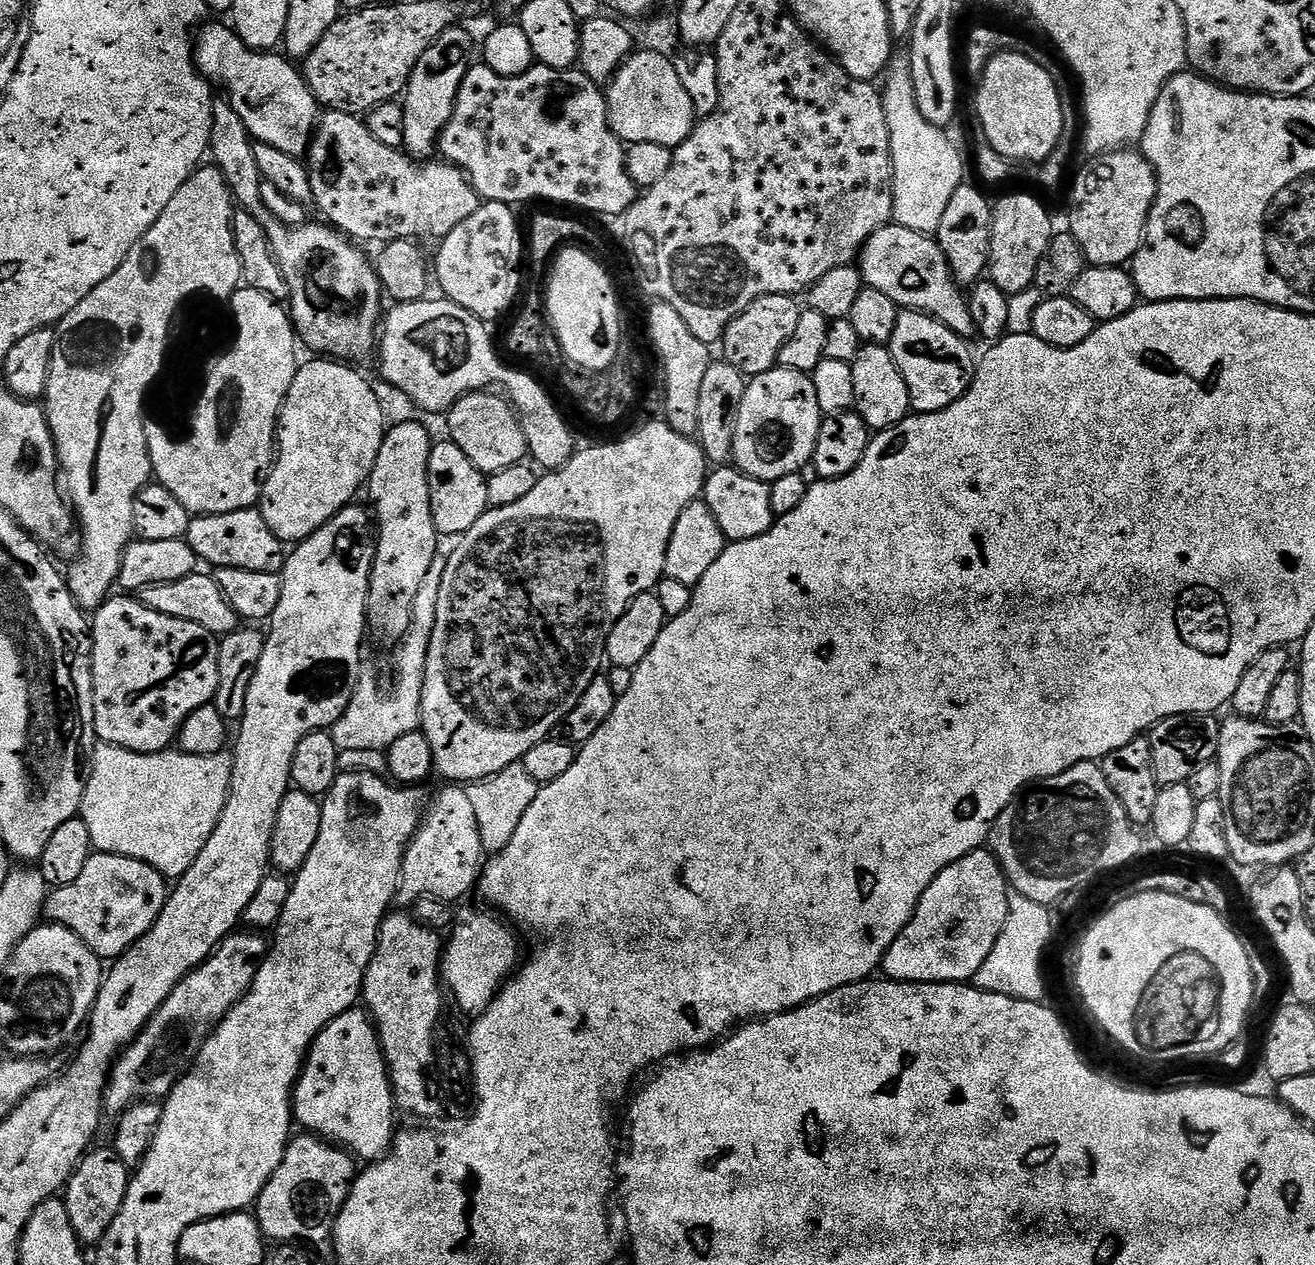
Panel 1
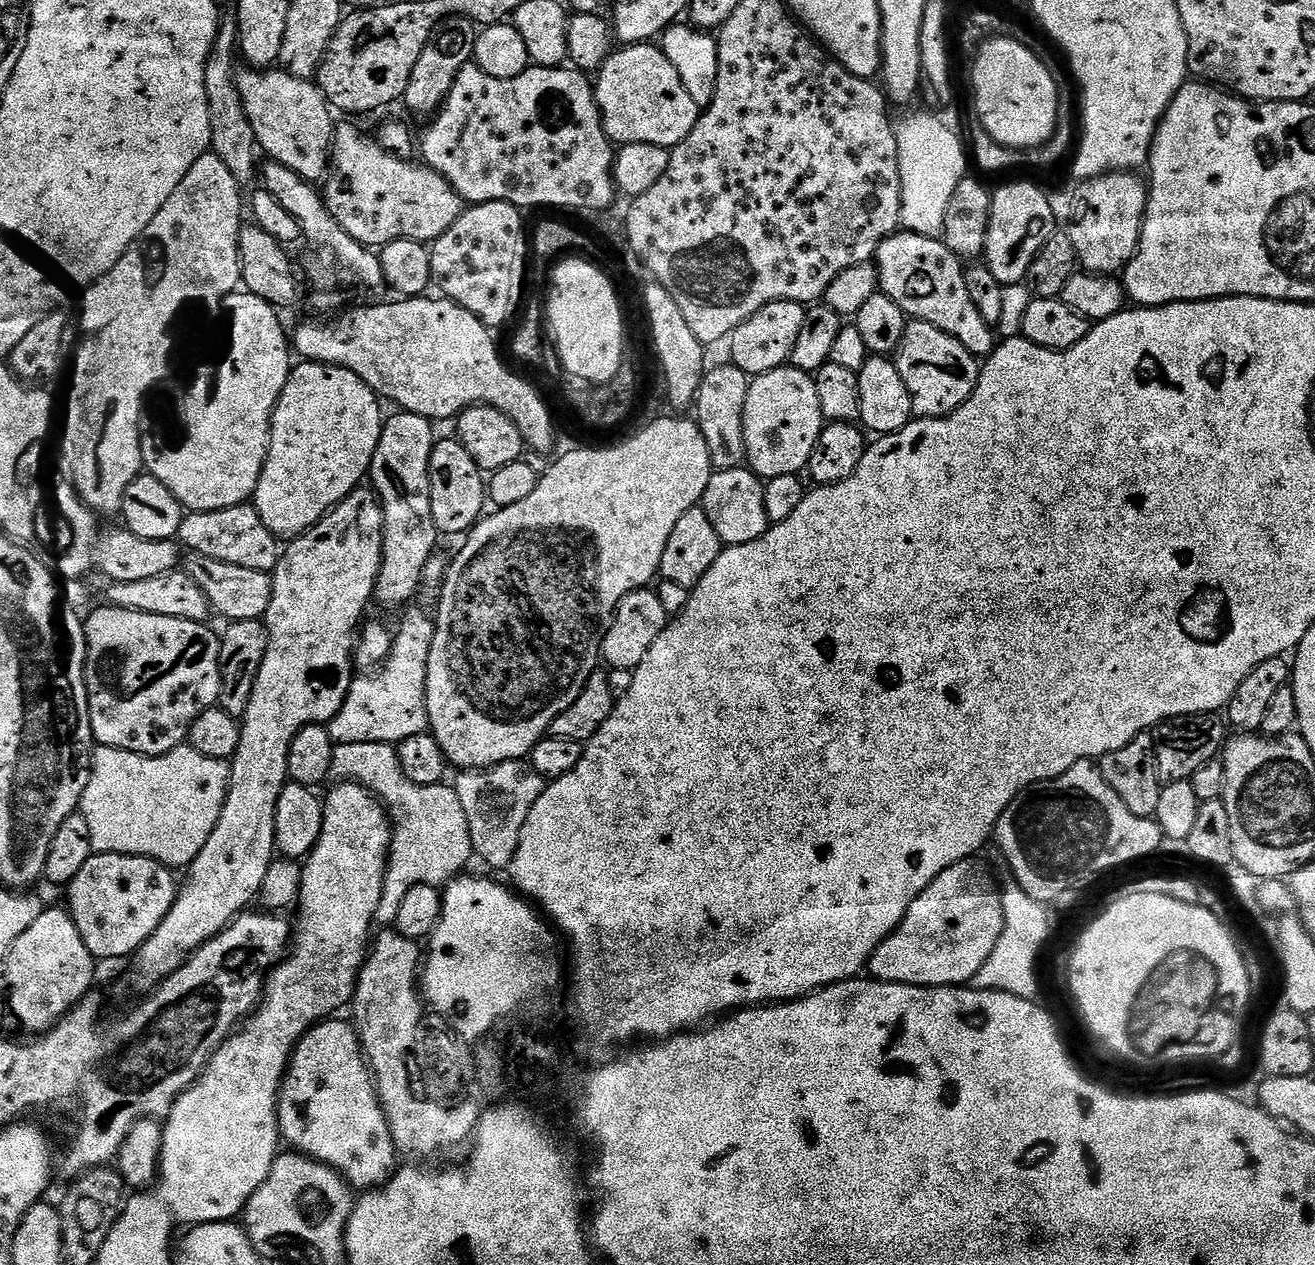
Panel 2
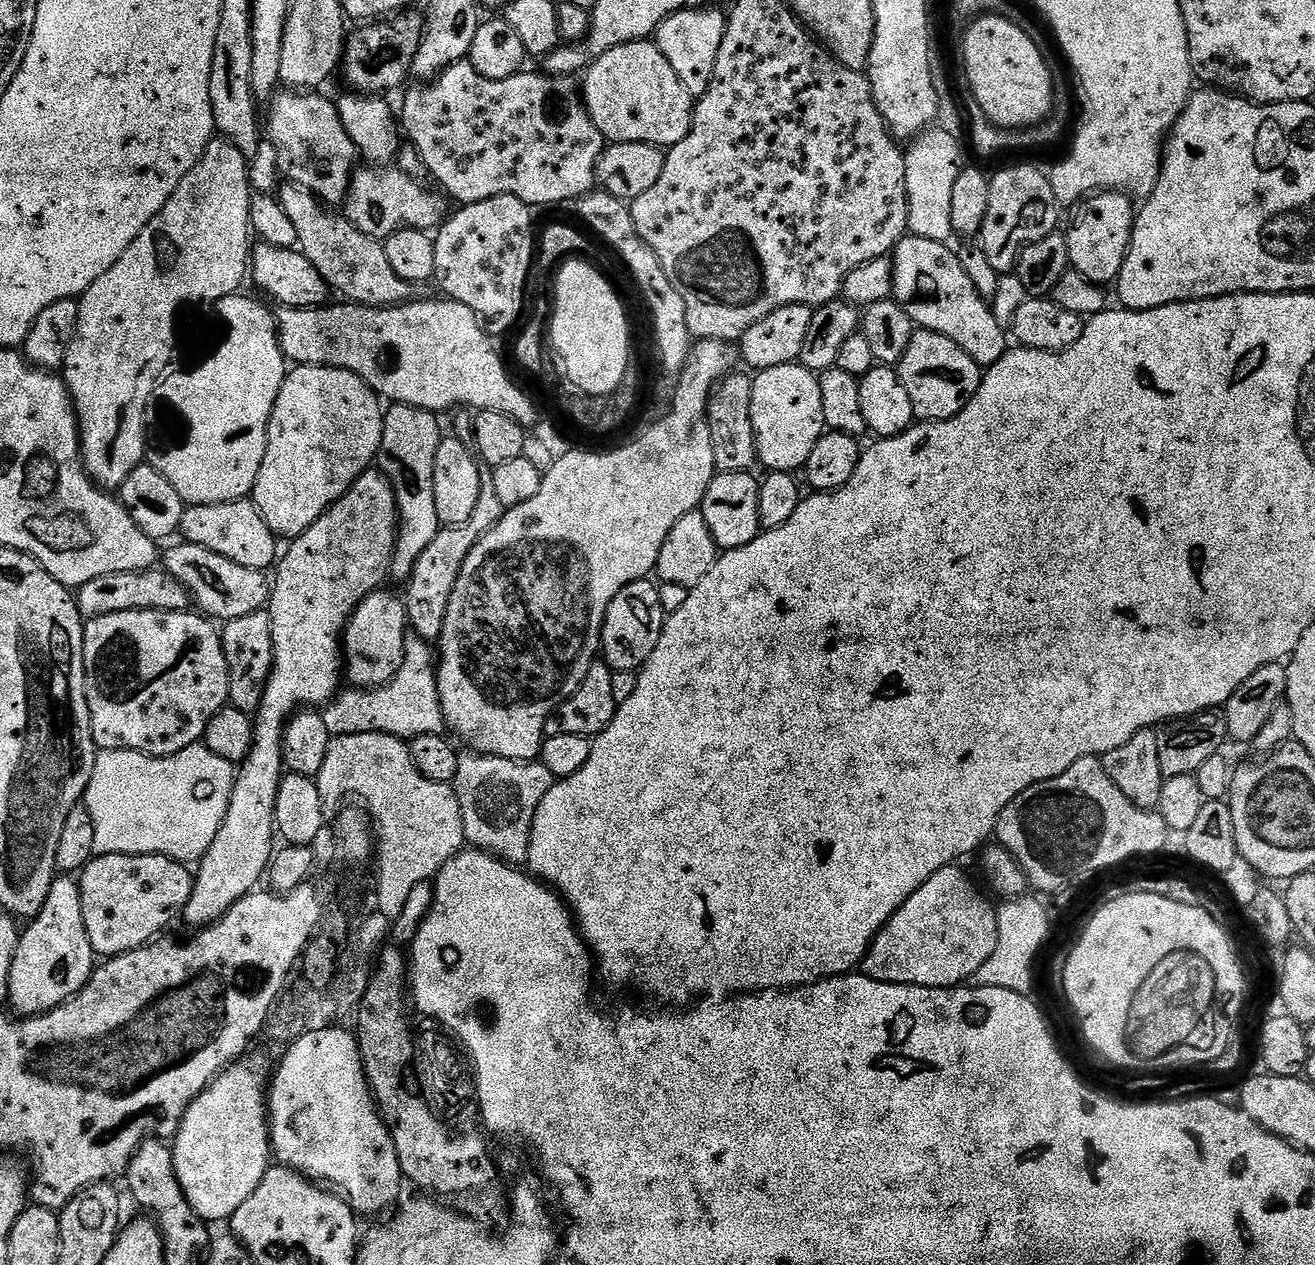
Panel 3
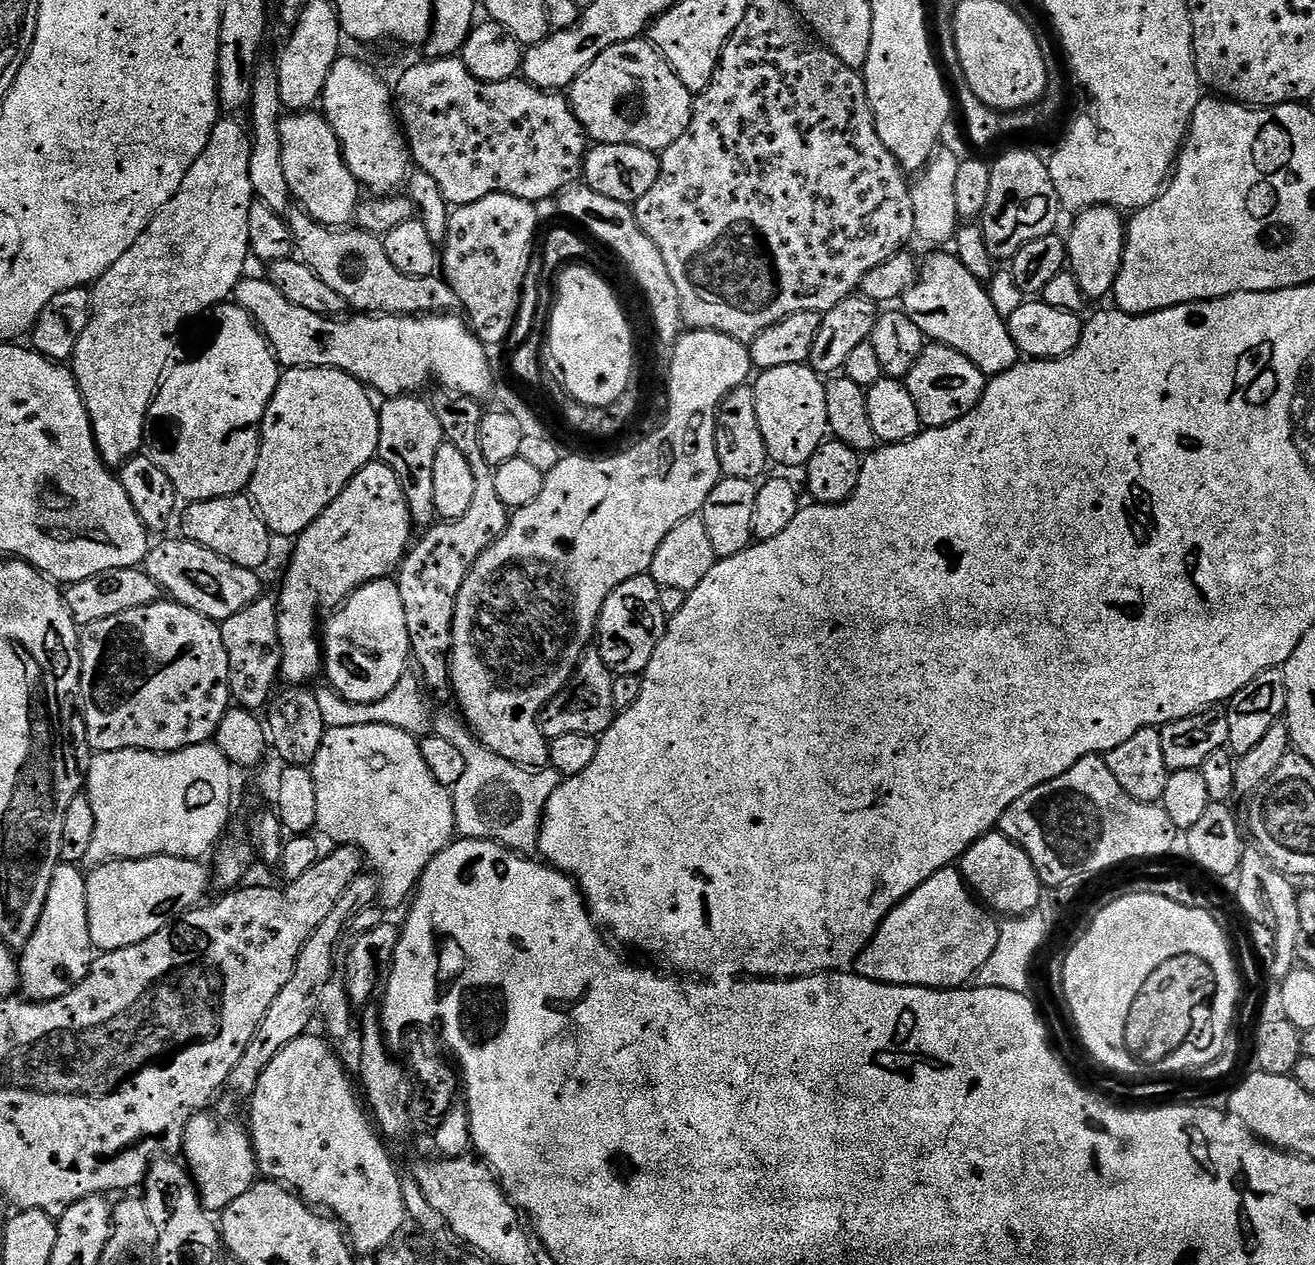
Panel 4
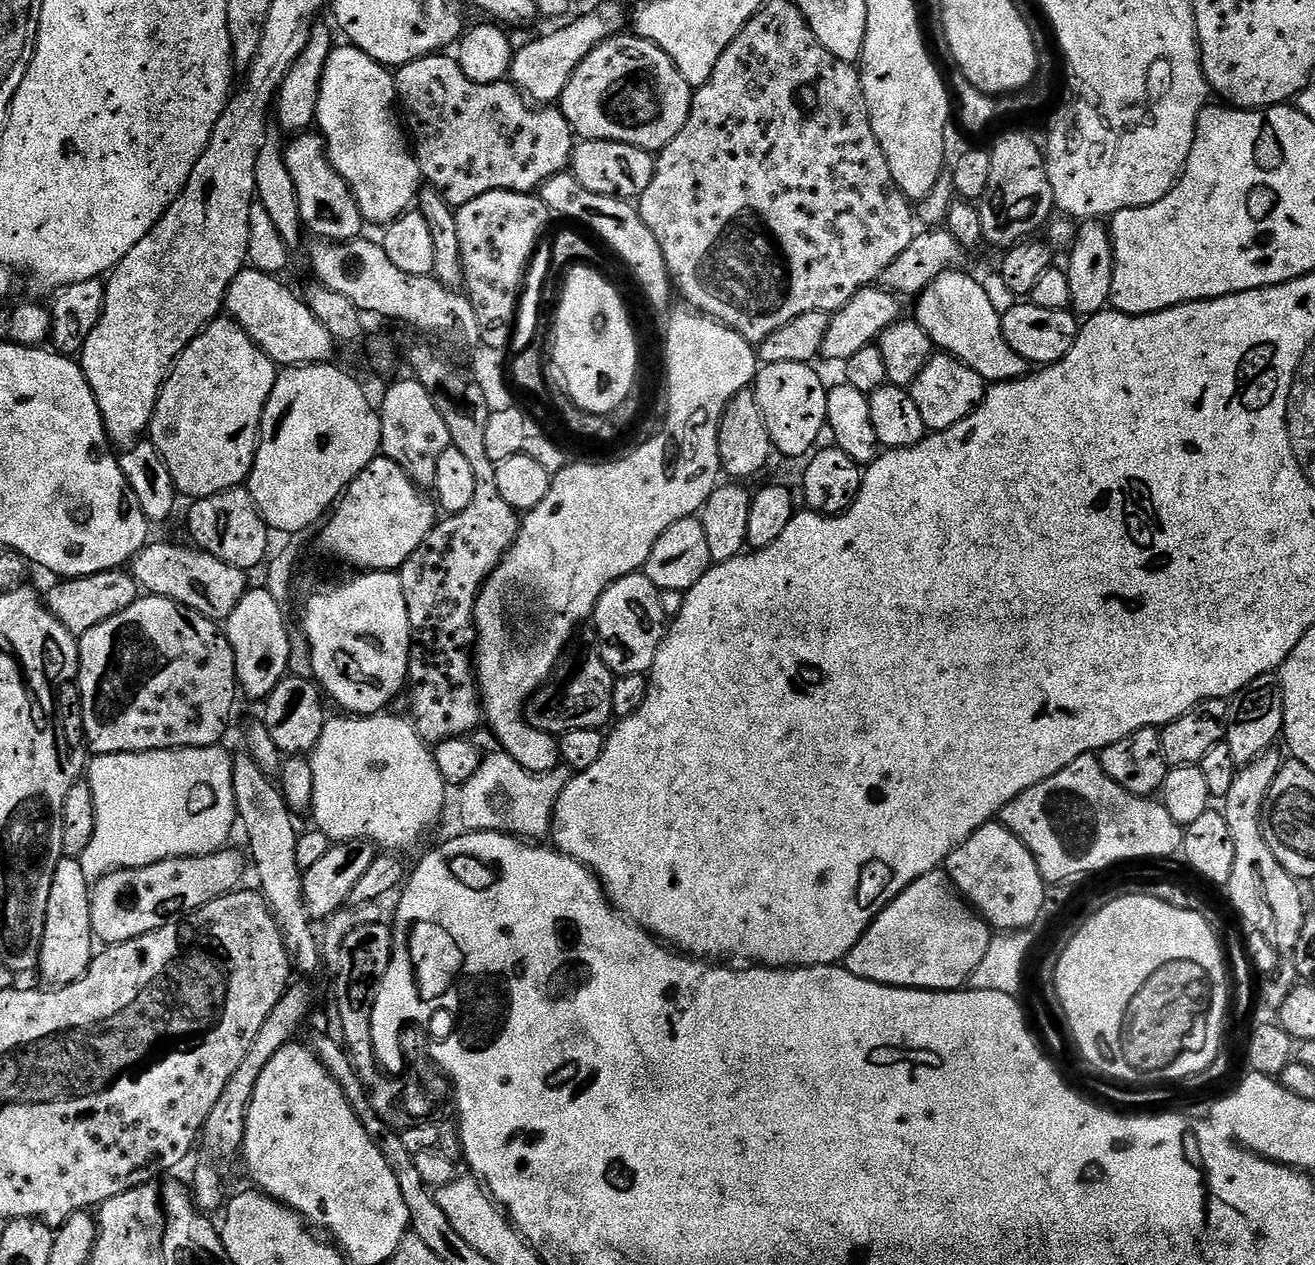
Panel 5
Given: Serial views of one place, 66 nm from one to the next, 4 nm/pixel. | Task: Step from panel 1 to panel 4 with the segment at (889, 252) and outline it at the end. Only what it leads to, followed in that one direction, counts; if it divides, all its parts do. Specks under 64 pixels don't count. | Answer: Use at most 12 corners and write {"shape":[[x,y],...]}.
{"shape":[[951,251],[922,260],[902,310],[985,377],[1019,364],[991,294]]}

